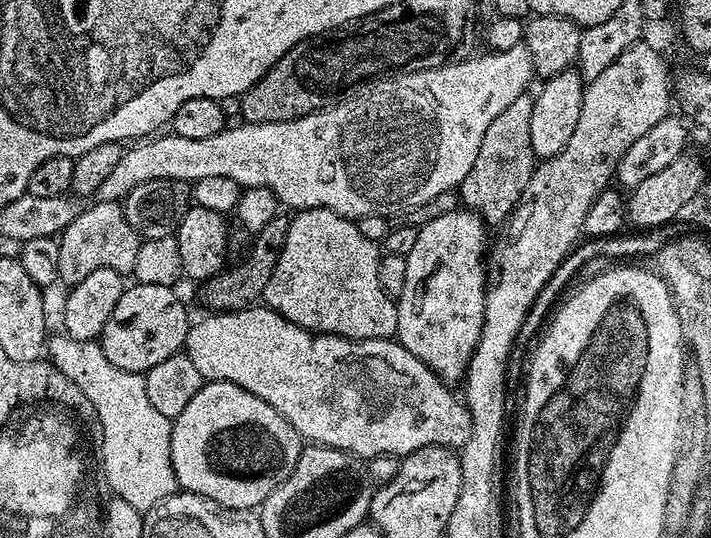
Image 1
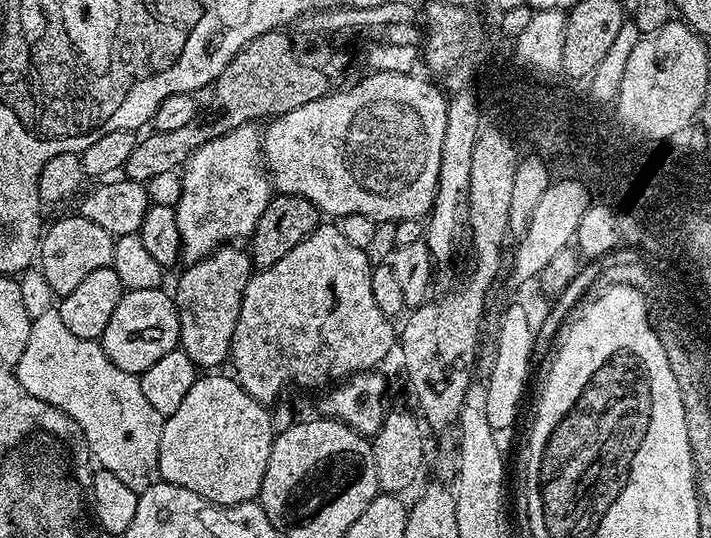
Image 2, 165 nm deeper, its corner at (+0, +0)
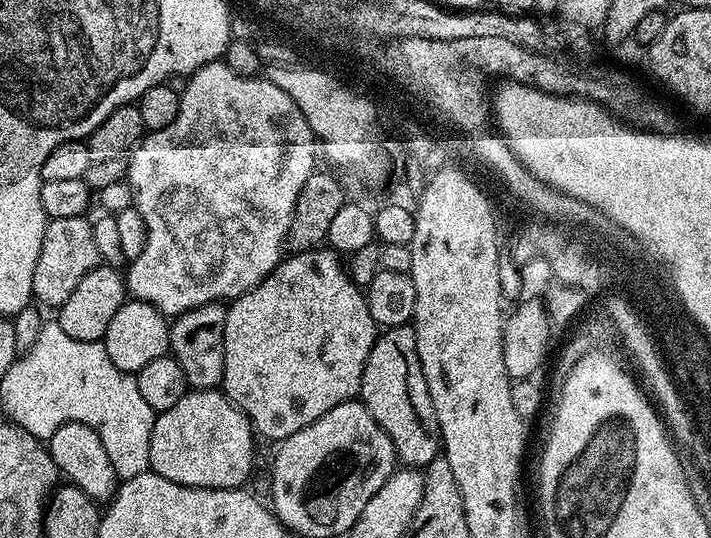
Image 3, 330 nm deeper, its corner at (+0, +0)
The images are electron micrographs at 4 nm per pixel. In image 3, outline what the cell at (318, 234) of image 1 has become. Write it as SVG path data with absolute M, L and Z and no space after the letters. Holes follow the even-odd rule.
M321 246L309 248L307 252L292 252L281 259L280 265L264 279L258 286L254 286L248 292L243 292L235 300L227 305L224 328L225 370L222 383L222 391L252 423L253 429L261 437L279 442L290 434L298 434L302 426L310 426L326 410L334 410L342 402L359 397L360 383L362 382L362 370L366 370L366 358L370 358L370 350L374 346L378 335L378 326L368 309L368 301L362 288L352 283L352 277L345 261L331 247Z

